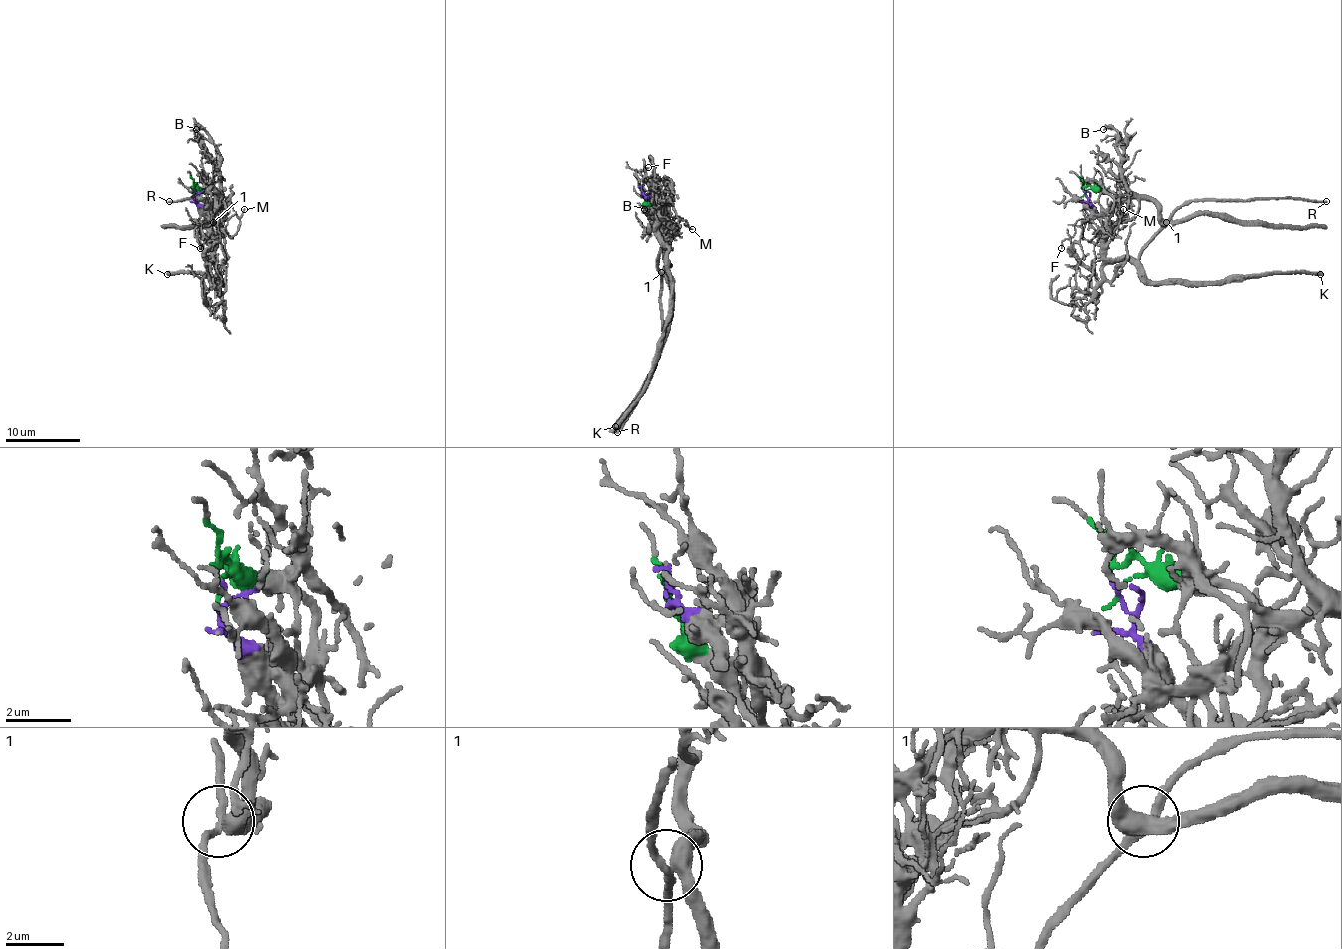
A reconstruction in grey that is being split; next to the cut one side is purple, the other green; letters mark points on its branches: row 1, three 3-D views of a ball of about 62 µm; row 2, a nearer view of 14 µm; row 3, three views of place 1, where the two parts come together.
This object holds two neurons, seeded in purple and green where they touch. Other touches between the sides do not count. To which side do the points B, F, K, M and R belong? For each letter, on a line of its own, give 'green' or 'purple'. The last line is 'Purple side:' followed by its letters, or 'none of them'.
B: green
F: purple
K: purple
M: purple
R: purple
Purple side: F, K, M, R

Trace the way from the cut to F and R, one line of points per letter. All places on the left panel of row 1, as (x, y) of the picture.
F: (194, 192), (194, 203), (207, 226), (203, 248), (207, 267), (200, 248)
R: (194, 192), (194, 203), (211, 226), (211, 259), (215, 250), (209, 231), (215, 200), (168, 201)

